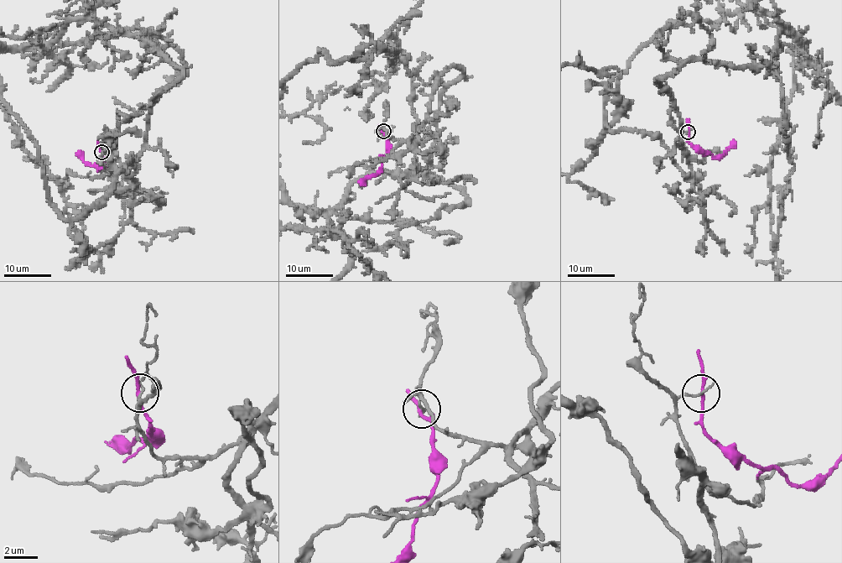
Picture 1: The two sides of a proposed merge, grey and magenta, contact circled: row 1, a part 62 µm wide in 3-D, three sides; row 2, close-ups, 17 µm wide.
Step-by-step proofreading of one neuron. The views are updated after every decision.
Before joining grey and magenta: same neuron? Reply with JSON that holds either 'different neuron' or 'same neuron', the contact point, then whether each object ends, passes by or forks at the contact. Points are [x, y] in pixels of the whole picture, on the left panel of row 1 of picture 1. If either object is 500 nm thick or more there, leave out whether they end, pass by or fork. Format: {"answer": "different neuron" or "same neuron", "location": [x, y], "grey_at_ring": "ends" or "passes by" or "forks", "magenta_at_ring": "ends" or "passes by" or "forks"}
{"answer": "different neuron", "location": [101, 152], "grey_at_ring": "ends", "magenta_at_ring": "passes by"}

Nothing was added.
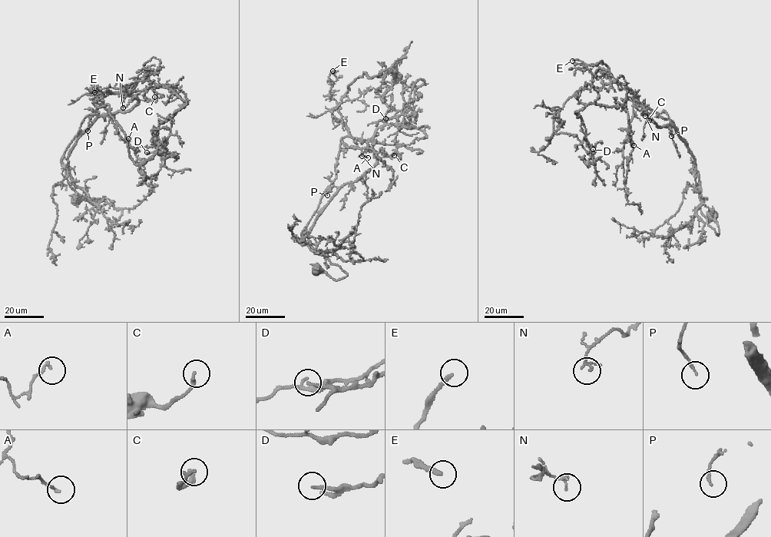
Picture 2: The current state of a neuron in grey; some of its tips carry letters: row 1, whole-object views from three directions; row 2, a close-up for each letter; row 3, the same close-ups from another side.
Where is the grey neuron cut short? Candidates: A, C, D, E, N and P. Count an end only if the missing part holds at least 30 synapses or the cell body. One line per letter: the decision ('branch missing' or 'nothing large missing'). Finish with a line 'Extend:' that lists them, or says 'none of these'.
A: nothing large missing
C: nothing large missing
D: nothing large missing
E: branch missing
N: nothing large missing
P: nothing large missing
Extend: E

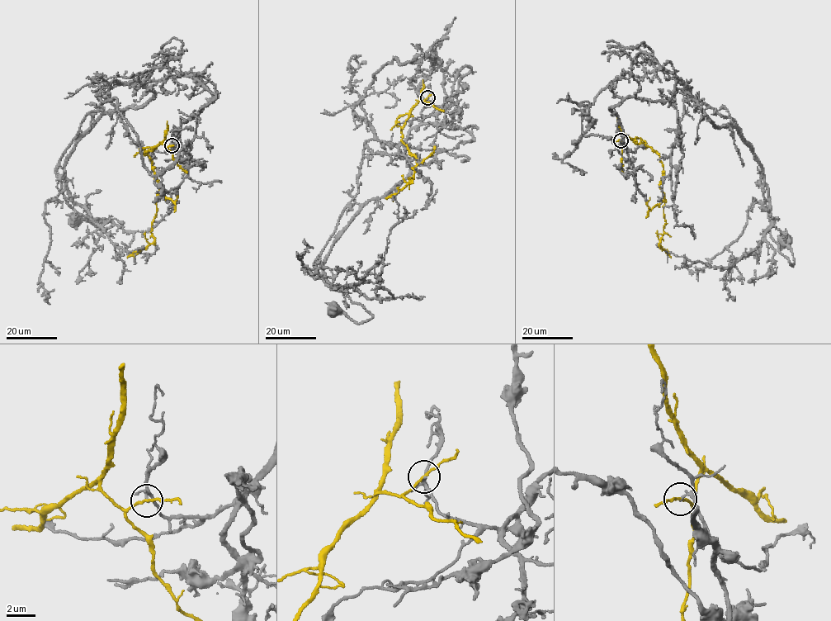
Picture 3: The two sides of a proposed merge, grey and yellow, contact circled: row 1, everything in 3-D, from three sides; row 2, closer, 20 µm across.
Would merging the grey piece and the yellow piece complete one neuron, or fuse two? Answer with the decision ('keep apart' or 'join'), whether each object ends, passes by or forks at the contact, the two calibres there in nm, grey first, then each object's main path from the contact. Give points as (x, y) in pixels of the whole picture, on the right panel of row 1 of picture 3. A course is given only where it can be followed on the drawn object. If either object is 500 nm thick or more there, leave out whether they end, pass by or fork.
keep apart | grey forks | yellow passes by | 110/140 nm | grey via (620, 139), (629, 149), (610, 108), (672, 99), (679, 79), (750, 146), (770, 234), (791, 264), (786, 239) | yellow via (620, 139), (625, 135), (659, 155), (663, 166), (660, 187), (664, 196), (666, 225), (659, 245), (670, 258)

